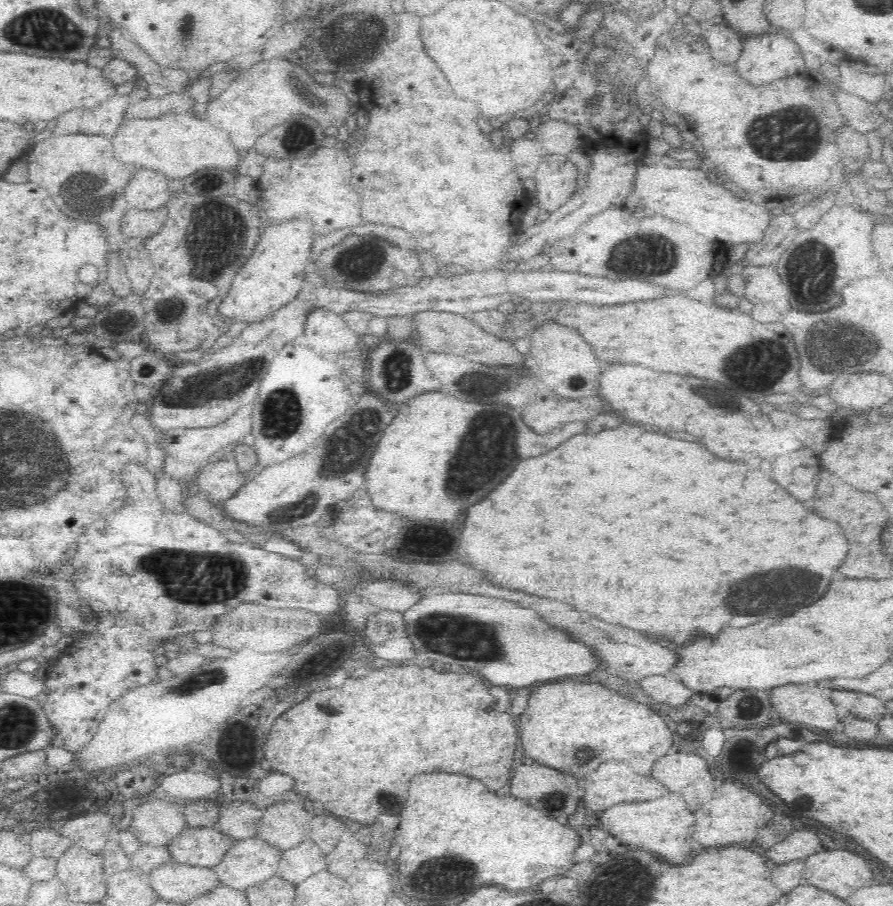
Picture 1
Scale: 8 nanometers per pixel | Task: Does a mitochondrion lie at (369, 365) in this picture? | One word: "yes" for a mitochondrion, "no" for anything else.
no

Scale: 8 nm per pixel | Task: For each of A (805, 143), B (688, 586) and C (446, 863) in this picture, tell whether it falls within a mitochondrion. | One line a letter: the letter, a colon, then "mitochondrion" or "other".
A: mitochondrion
B: other
C: mitochondrion

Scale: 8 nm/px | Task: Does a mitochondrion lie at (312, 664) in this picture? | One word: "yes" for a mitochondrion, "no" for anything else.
no

